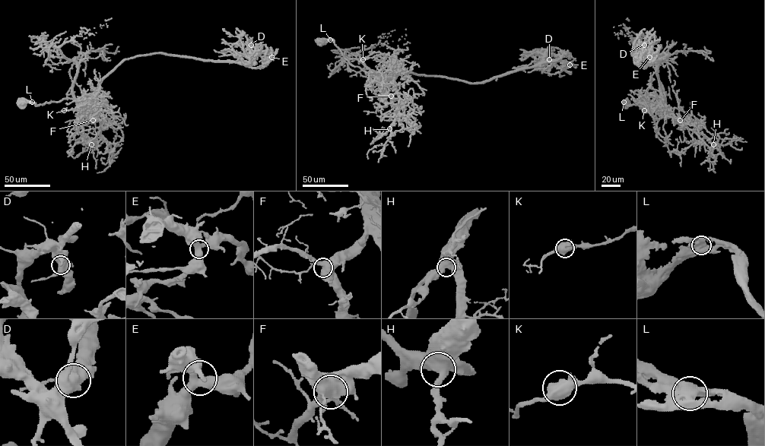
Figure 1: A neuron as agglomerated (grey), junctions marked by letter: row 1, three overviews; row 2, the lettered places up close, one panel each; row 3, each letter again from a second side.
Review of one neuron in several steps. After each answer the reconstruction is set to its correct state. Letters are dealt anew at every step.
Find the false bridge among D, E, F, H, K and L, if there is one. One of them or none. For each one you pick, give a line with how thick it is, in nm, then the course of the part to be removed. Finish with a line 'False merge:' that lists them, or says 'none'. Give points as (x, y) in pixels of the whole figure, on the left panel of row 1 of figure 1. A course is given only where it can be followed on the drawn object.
False merge: none

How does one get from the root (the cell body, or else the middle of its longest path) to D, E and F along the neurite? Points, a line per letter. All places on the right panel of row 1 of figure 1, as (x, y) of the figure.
D: (626, 103), (662, 102), (658, 66), (660, 56), (667, 55), (639, 64), (636, 57), (644, 45)
E: (626, 103), (639, 105), (655, 98), (662, 102), (658, 66), (660, 56), (667, 55), (645, 68), (649, 57)
F: (626, 103), (626, 101), (623, 102), (628, 105), (639, 105), (654, 99), (661, 99), (680, 120)

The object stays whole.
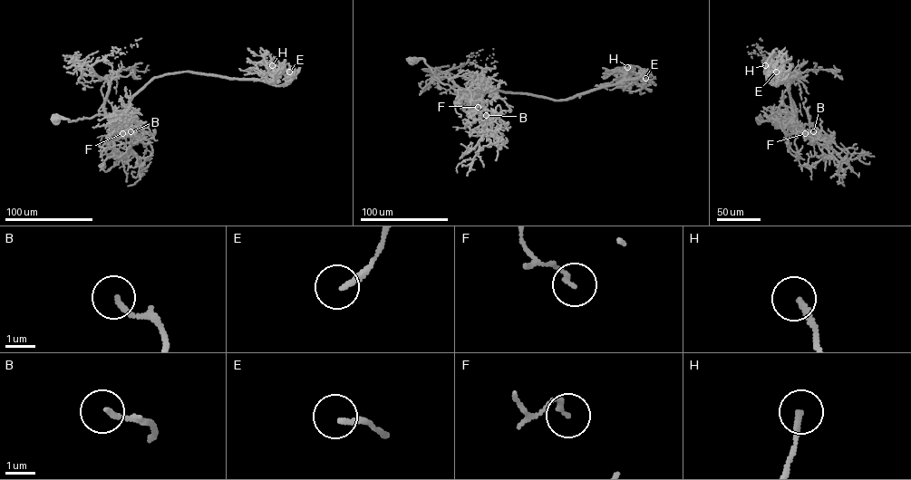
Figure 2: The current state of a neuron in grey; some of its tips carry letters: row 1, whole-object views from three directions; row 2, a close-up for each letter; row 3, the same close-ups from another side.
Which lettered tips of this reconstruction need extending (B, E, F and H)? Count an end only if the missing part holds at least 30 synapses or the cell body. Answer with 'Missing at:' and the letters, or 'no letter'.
Missing at: H

